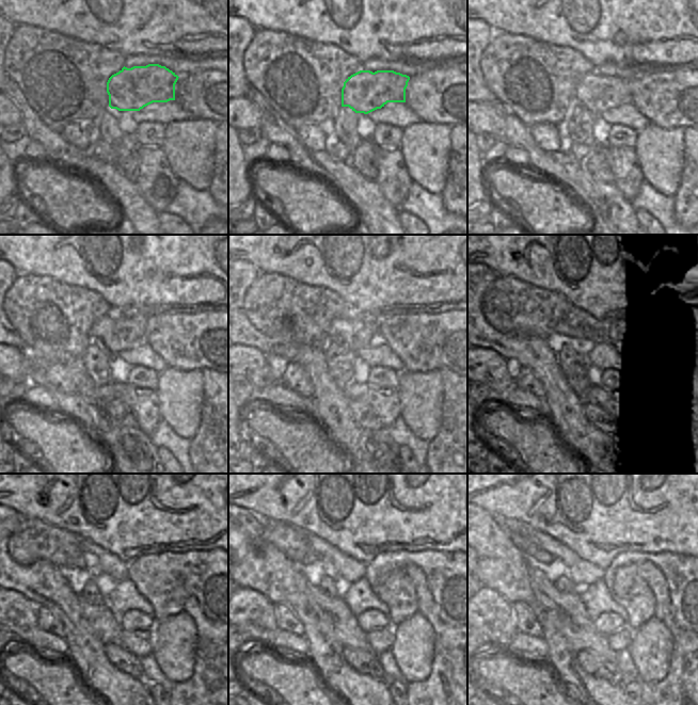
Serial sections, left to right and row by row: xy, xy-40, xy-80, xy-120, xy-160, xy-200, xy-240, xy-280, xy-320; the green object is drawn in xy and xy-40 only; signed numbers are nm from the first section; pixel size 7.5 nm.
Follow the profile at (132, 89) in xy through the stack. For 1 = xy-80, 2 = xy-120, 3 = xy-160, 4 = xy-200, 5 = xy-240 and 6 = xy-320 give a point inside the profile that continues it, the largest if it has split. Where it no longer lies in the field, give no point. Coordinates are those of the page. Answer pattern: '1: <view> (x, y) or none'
1: xy-80 (599, 93)
2: xy-120 (117, 333)
3: xy-160 (354, 333)
4: xy-200 (571, 327)
5: xy-240 (89, 561)
6: xy-320 (541, 556)

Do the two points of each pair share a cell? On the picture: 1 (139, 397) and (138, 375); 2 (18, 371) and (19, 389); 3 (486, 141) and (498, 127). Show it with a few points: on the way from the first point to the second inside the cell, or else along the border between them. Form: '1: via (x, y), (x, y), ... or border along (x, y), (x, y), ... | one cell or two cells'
1: border along (128, 383), (135, 386), (149, 387), (155, 390) | two cells
2: border along (27, 381), (15, 384) | two cells
3: border along (478, 133), (490, 133), (495, 142) | two cells

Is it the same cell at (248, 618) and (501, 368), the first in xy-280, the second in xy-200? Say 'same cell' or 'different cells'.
same cell

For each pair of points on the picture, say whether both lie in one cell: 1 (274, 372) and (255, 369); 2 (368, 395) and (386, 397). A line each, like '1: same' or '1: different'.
1: same
2: same

